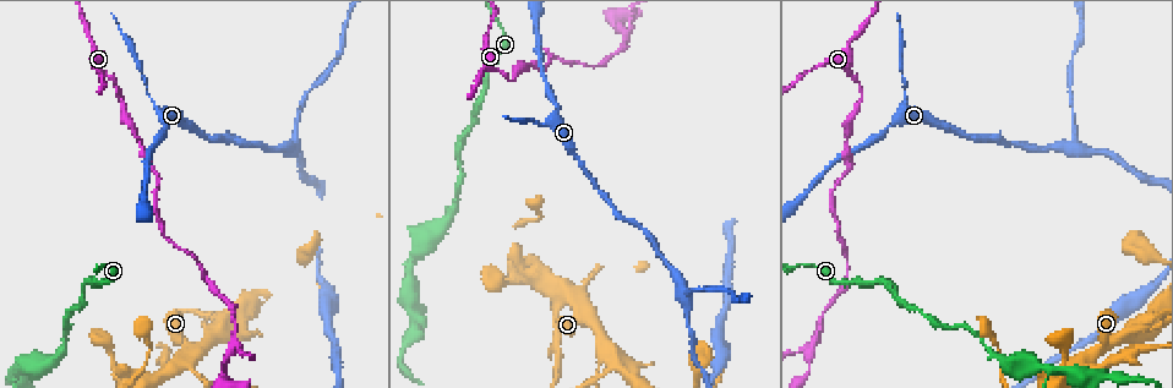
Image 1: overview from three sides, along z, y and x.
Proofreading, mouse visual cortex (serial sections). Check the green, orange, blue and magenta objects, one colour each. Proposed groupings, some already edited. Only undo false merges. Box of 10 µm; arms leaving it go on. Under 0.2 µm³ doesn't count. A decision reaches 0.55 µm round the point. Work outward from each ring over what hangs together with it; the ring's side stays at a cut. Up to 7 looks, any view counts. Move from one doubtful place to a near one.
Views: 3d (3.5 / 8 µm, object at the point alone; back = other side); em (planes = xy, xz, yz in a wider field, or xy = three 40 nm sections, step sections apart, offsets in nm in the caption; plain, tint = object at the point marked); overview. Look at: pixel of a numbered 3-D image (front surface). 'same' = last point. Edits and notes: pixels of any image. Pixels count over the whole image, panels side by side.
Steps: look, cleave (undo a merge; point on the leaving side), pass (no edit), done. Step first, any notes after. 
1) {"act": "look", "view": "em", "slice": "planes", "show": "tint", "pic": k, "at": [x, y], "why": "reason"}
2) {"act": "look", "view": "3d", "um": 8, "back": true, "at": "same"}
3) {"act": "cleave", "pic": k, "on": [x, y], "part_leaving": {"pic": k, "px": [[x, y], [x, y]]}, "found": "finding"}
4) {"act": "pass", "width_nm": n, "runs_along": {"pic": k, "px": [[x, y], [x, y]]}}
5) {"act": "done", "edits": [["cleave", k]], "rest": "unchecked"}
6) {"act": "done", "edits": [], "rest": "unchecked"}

{"act": "look", "view": "3d", "um": 8, "pic": 1, "at": [1070, 145], "why": "abrupt turn"}

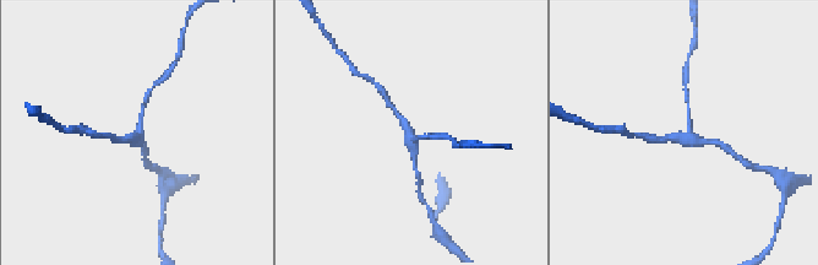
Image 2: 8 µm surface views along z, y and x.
{"act": "look", "view": "3d", "um": 3.5, "at": "same", "why": "closer look"}

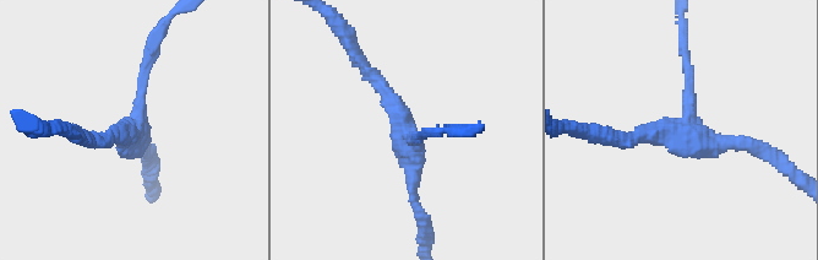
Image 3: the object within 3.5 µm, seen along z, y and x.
{"act": "pass", "arm_widths_nm": [150, 200, 200], "runs_along": {"pic": 3, "px": [[364, 66], [402, 113], [416, 207]]}, "found": "all the same cell"}

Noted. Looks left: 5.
{"act": "look", "view": "em", "slice": "xy", "step": 3, "show": "tint", "pic": 1, "at": [222, 329], "why": "arms run side by side"}

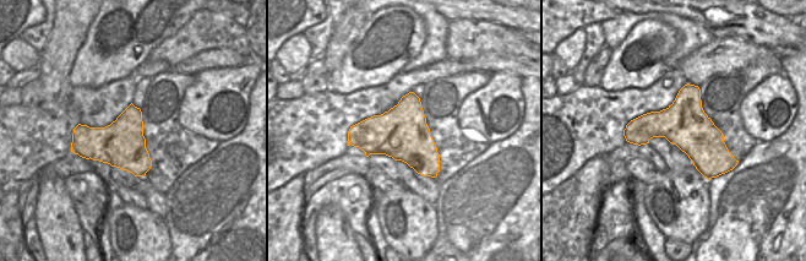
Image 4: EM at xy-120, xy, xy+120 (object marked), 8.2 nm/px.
{"act": "look", "view": "3d", "um": 3.5, "at": "same", "why": "see where the arms go"}

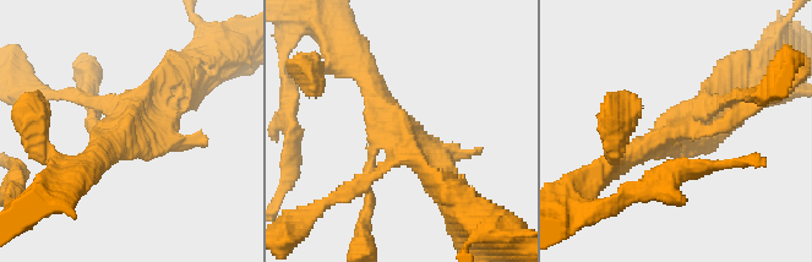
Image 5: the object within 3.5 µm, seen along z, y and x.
{"act": "pass", "runs_along": {"pic": 5, "px": [[368, 76], [446, 192]]}, "found": "one cell here"}

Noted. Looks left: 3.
{"act": "look", "view": "3d", "um": 3.5, "pic": 1, "at": [175, 365], "why": "small branch off a trunk"}

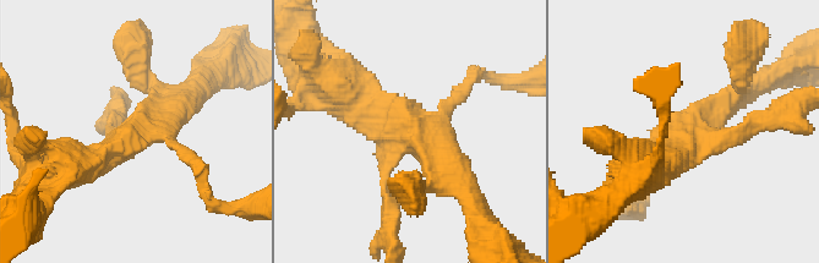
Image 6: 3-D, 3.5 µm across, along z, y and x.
{"act": "look", "view": "em", "slice": "xy", "step": 3, "show": "tint", "pic": 6, "at": [682, 133], "arms": 4, "arm_widths_nm": [150, 150, 300, 450], "why": "shape alone is not enough"}

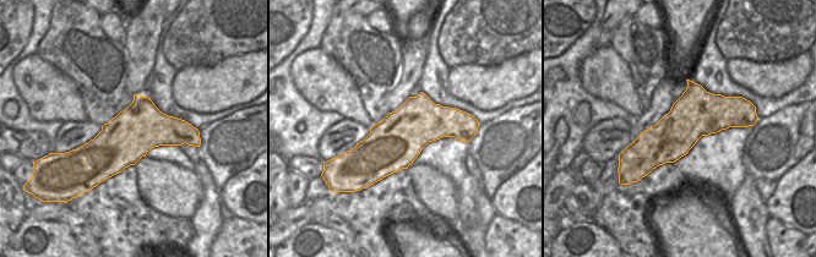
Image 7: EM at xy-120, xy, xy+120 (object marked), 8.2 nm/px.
{"act": "pass", "found": "one cell here"}

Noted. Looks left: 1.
{"act": "done", "edits": [], "rest": "unchecked"}

